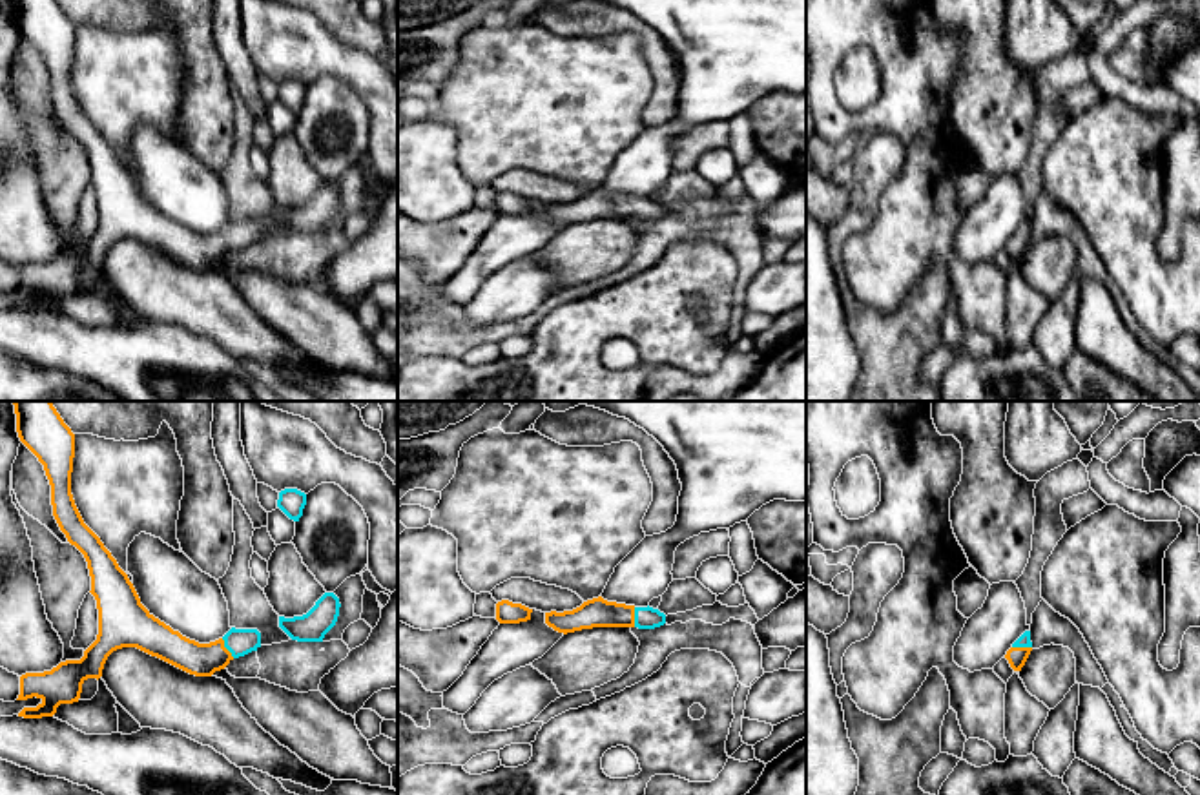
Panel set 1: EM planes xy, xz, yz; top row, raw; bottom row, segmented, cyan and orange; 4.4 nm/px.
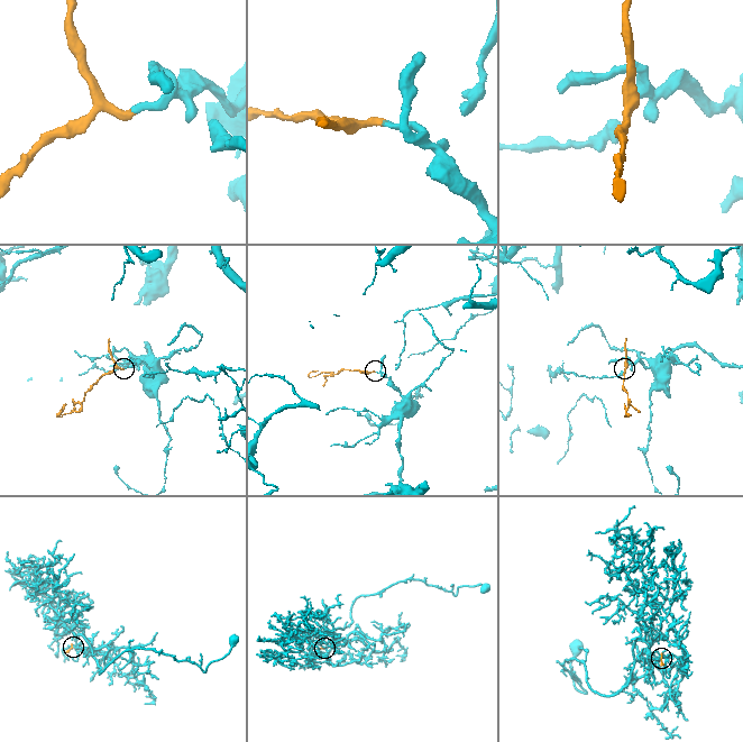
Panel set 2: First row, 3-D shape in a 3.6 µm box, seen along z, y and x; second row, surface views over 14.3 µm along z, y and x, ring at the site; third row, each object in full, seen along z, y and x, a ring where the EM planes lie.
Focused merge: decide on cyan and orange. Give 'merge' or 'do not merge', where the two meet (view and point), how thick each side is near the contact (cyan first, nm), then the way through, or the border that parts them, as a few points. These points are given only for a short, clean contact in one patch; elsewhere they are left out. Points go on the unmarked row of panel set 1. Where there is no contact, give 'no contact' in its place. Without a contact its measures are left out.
merge; meets cyan in xy at (225, 237); 120 nm thick on the cyan side, 140 nm on the other; runs through xy (239, 234), (225, 237), (214, 248), (197, 250)

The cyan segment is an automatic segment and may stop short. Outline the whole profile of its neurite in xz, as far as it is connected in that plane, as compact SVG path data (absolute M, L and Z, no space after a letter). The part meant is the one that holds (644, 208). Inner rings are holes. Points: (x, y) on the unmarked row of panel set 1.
M598 188L573 202L545 204L545 215L564 226L593 219L655 221L666 215L666 206L649 197L635 199Z

